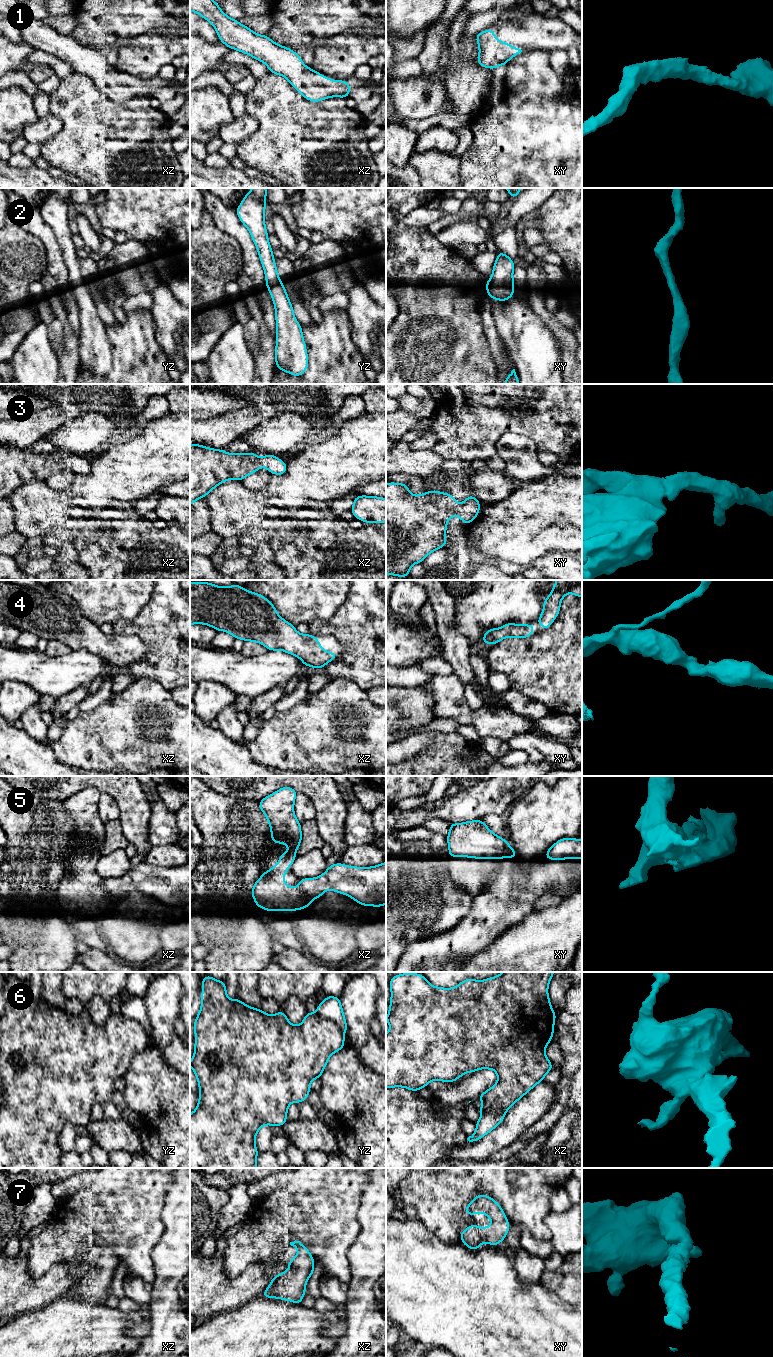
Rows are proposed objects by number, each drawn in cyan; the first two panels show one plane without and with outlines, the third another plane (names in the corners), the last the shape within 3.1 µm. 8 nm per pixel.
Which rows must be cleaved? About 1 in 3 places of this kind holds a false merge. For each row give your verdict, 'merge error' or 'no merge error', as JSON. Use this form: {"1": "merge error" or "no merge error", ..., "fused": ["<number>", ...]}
{"1": "no merge error", "2": "no merge error", "3": "no merge error", "4": "no merge error", "5": "merge error", "6": "merge error", "7": "no merge error", "fused": ["5", "6"]}

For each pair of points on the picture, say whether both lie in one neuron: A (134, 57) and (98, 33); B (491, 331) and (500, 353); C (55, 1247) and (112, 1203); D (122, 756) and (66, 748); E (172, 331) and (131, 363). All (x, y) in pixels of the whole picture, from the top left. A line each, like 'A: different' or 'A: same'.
A: different
B: same
C: same
D: same
E: different

